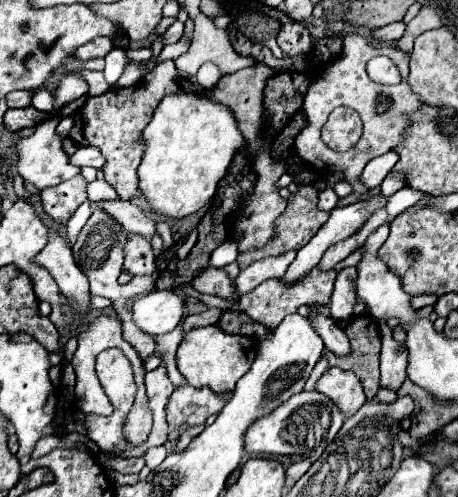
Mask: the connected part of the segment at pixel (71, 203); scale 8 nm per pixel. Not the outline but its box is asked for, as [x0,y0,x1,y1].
[41,176,85,222]

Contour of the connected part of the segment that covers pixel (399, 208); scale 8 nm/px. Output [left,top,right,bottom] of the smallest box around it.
[385,186,426,217]

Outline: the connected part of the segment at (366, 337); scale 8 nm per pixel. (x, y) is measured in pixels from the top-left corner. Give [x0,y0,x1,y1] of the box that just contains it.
[323,312,381,398]

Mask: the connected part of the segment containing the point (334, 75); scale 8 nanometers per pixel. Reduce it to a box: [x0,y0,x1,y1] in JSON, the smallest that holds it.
[295,34,423,206]

